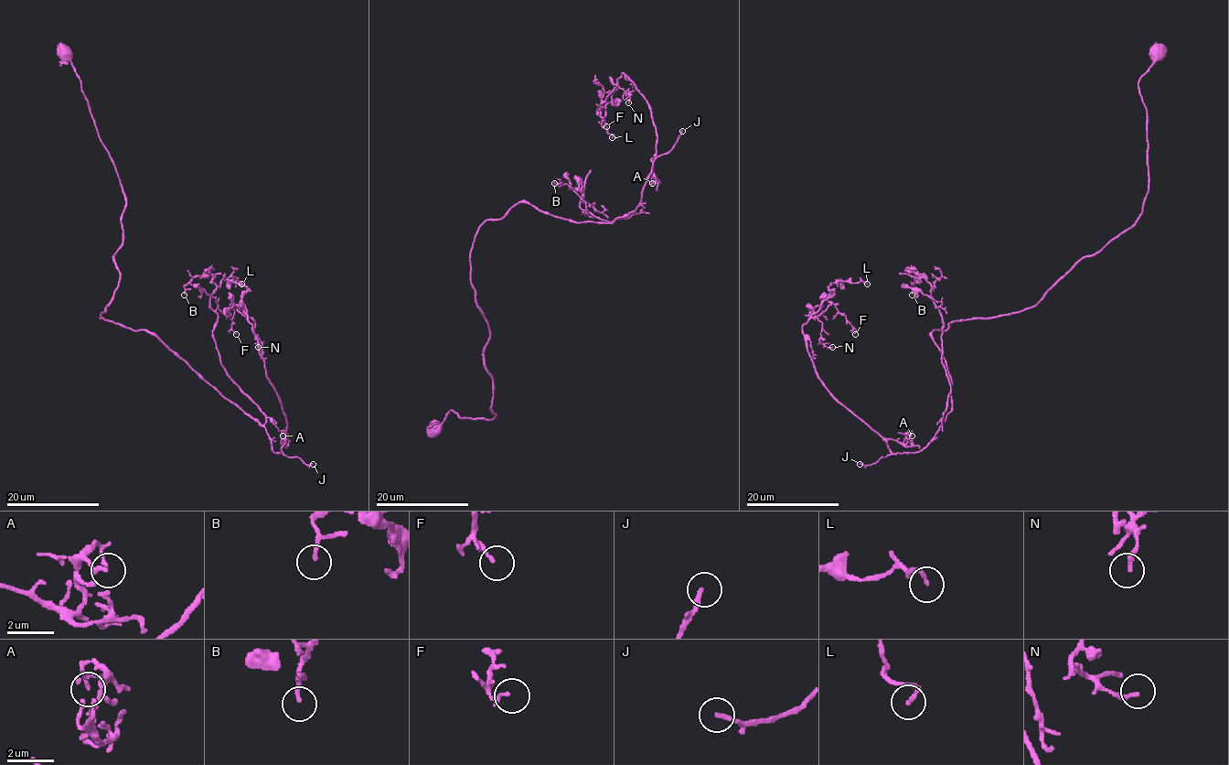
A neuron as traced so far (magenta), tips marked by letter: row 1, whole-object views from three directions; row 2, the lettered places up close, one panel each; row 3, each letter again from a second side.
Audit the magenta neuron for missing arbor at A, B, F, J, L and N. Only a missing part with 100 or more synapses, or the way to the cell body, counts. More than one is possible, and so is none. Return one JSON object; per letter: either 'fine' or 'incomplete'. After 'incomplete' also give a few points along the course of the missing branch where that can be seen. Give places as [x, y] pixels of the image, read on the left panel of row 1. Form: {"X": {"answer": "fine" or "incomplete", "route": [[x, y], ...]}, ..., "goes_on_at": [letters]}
{"A": {"answer": "fine"}, "B": {"answer": "fine"}, "F": {"answer": "fine"}, "J": {"answer": "fine"}, "L": {"answer": "fine"}, "N": {"answer": "fine"}, "goes_on_at": []}

